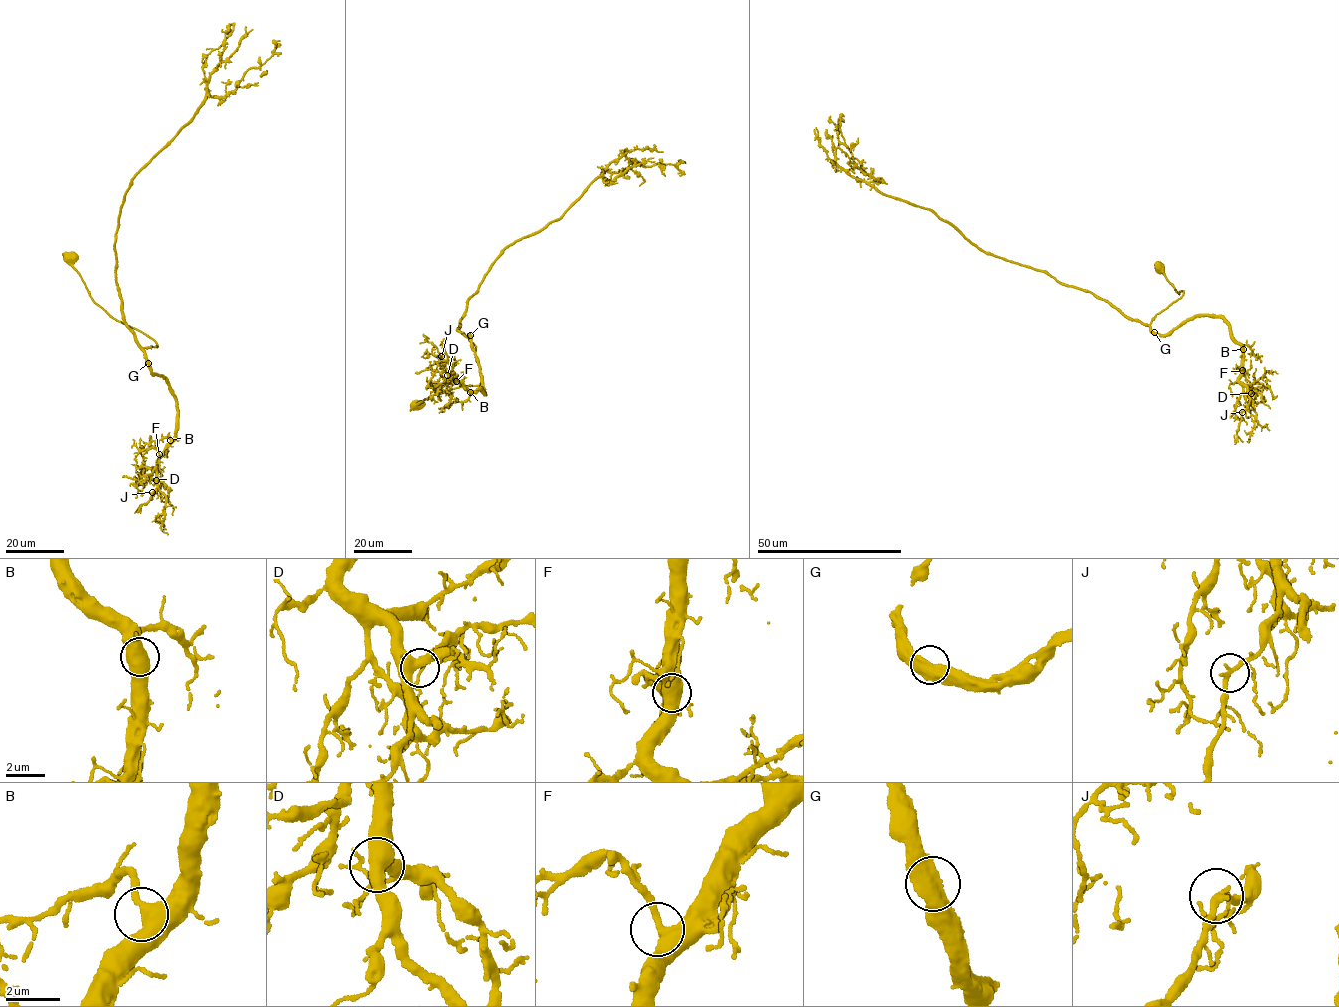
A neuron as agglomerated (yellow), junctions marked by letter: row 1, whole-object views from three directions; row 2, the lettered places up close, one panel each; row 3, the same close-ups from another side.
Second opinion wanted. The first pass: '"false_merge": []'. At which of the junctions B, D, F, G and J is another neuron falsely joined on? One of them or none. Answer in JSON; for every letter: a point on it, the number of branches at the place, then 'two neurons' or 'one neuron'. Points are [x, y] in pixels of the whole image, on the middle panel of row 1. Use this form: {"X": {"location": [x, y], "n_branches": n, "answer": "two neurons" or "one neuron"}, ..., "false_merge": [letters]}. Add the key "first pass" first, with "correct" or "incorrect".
{"first pass": "correct", "B": {"location": [470, 392], "n_branches": 2, "answer": "one neuron"}, "D": {"location": [447, 375], "n_branches": 3, "answer": "one neuron"}, "F": {"location": [456, 381], "n_branches": 2, "answer": "one neuron"}, "G": {"location": [470, 335], "n_branches": 2, "answer": "one neuron"}, "J": {"location": [441, 356], "n_branches": 2, "answer": "one neuron"}, "false_merge": []}

